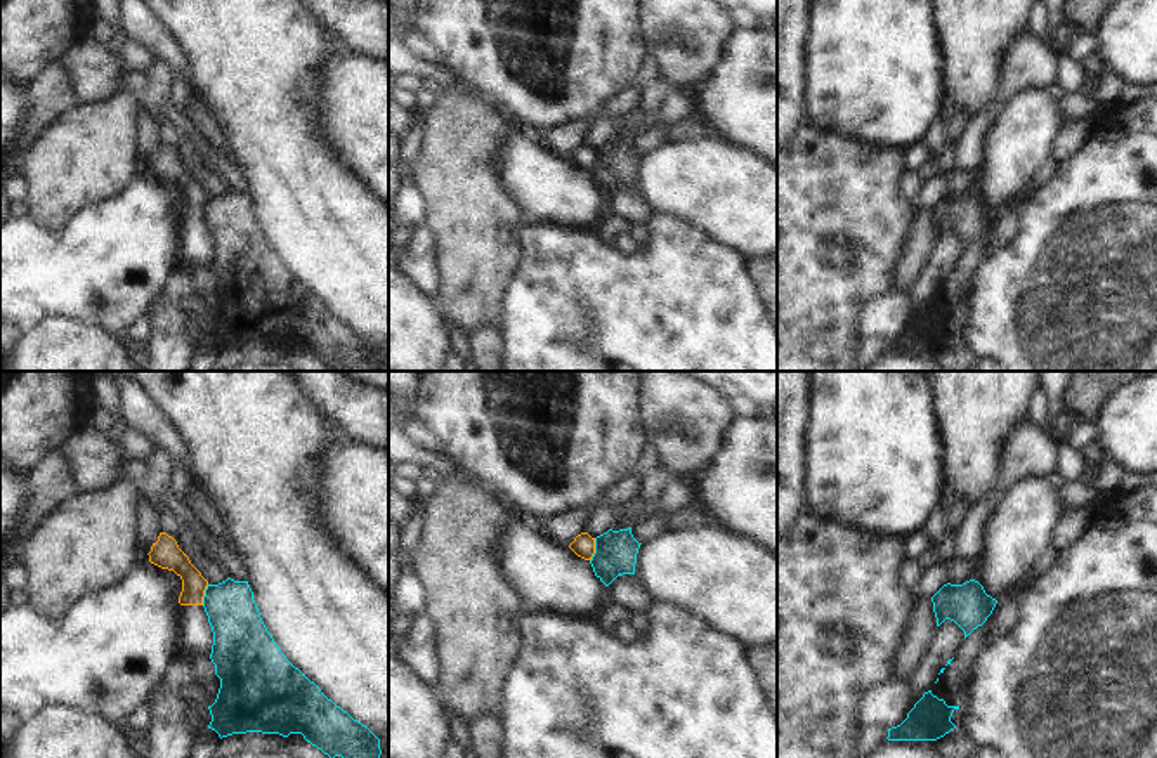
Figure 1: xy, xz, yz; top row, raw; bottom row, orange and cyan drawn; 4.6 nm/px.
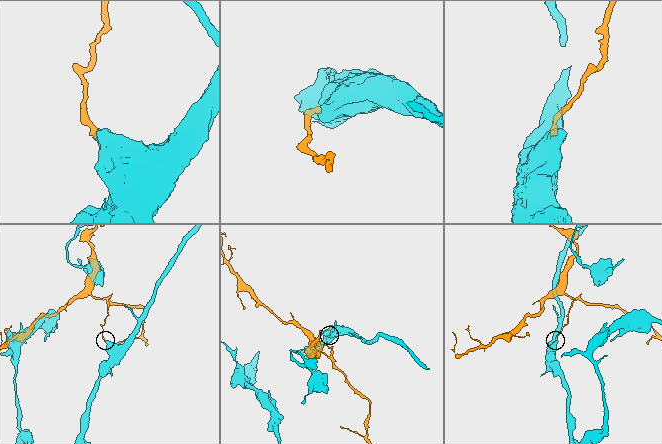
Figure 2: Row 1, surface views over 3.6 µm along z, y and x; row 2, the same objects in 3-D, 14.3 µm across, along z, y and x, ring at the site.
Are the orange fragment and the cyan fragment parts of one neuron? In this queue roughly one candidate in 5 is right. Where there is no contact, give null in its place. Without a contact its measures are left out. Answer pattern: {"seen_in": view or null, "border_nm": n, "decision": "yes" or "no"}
{"seen_in": "xz", "border_nm": 110, "decision": "no"}

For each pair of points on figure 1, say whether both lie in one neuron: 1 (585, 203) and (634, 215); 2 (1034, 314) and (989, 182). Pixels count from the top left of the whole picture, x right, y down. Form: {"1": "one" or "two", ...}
{"1": "two", "2": "two"}

